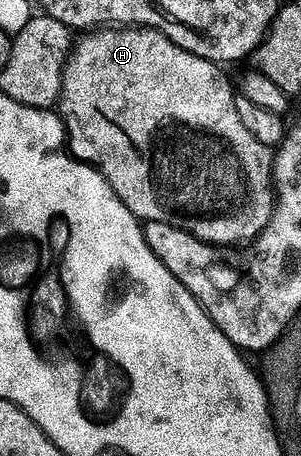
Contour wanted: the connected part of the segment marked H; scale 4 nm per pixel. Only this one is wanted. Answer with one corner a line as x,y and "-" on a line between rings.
97,28
82,38
85,39
82,42
80,39
74,45
73,53
65,64
59,103
59,117
65,124
67,135
67,150
78,162
86,167
94,166
108,179
112,179
113,174
123,168
140,169
143,164
141,154
149,153
156,131
171,120
182,120
192,131
205,126
207,130
229,138
234,150
241,156
241,161
245,162
248,174
253,174
257,182
265,182
265,174
273,174
275,150
255,140
250,129
243,124
234,83
229,83
221,75
222,67
218,63
208,62
179,48
179,44
167,40
167,36
157,30

